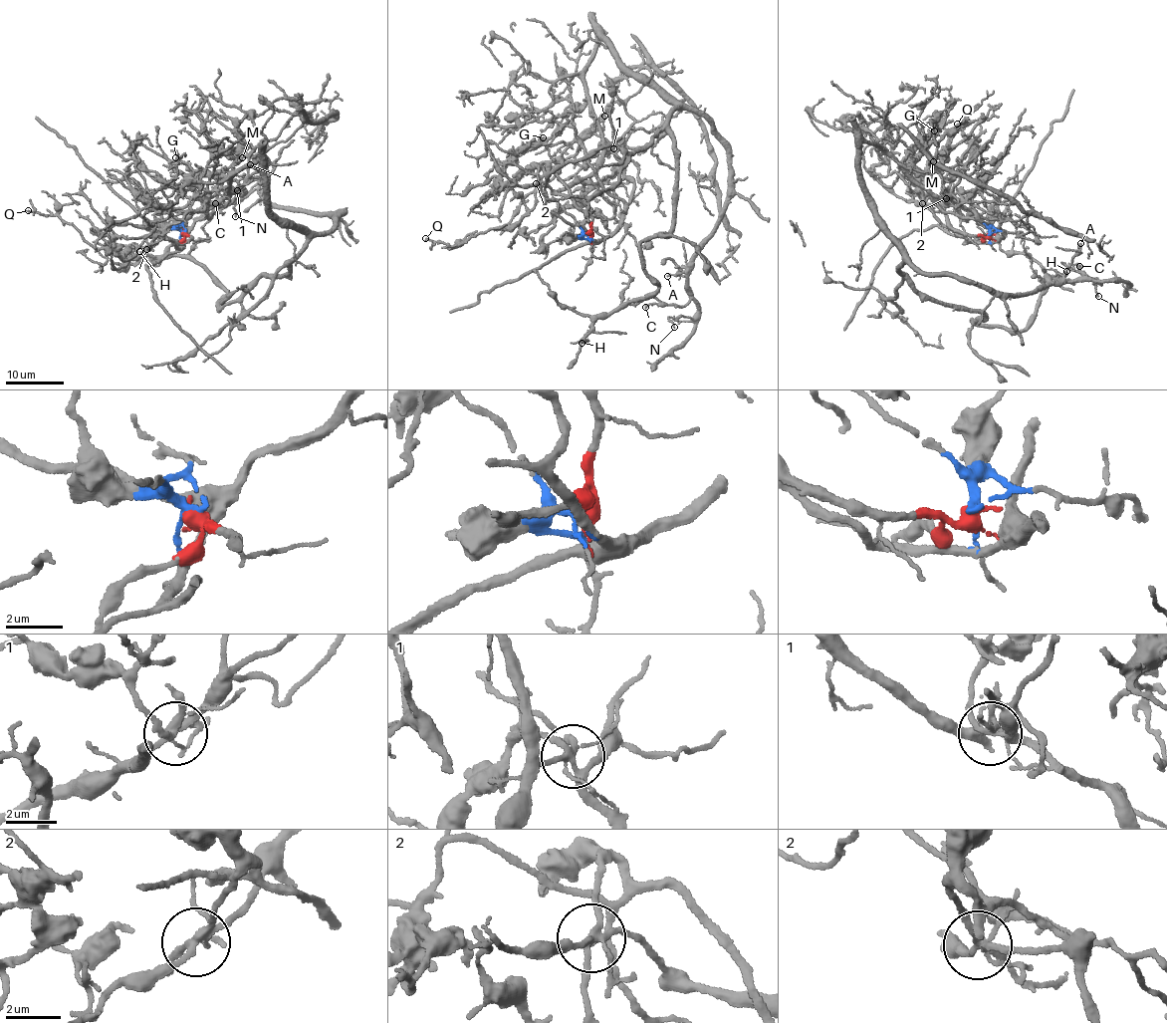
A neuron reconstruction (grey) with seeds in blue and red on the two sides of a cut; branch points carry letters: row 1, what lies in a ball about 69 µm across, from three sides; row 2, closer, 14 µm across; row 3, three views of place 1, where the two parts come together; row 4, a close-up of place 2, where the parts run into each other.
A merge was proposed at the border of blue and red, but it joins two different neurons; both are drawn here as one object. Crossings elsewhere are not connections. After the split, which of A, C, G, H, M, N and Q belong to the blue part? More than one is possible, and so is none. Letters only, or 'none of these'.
G, M, Q

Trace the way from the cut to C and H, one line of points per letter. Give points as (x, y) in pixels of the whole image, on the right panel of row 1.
C: (989, 235), (951, 226), (954, 203), (860, 145), (865, 196), (916, 267), (1024, 294), (1095, 278), (1080, 266)
H: (989, 235), (951, 226), (954, 203), (860, 145), (865, 198), (919, 292), (1025, 331), (1046, 279), (1066, 270)

